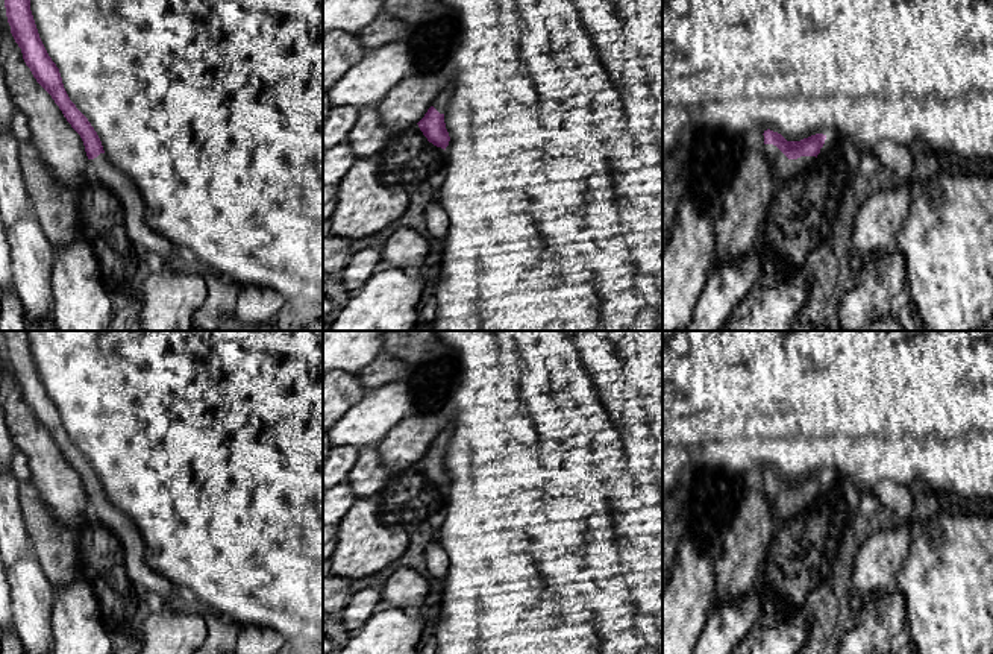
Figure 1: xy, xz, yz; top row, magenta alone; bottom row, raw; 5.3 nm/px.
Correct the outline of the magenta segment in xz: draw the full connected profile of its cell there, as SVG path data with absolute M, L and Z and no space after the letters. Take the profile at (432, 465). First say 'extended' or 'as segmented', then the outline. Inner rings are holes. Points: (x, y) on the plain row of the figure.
extended | M444 428L434 439L424 457L417 463L423 475L437 487L446 490L450 476L444 463L444 452L452 437L452 428Z

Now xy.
extended | M3 331L11 373L36 422L52 435L71 467L80 475L88 496L89 513L123 545L127 575L139 592L152 592L167 601L174 586L153 572L144 557L136 525L105 495L102 481L88 458L70 440L59 408L49 396L32 351L29 331Z

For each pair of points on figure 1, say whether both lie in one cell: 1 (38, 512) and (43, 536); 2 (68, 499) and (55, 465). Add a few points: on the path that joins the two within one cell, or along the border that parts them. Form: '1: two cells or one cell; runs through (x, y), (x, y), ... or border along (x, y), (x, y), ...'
1: one cell; runs through (38, 518), (43, 530)
2: one cell; runs through (62, 490), (55, 480), (55, 474)

